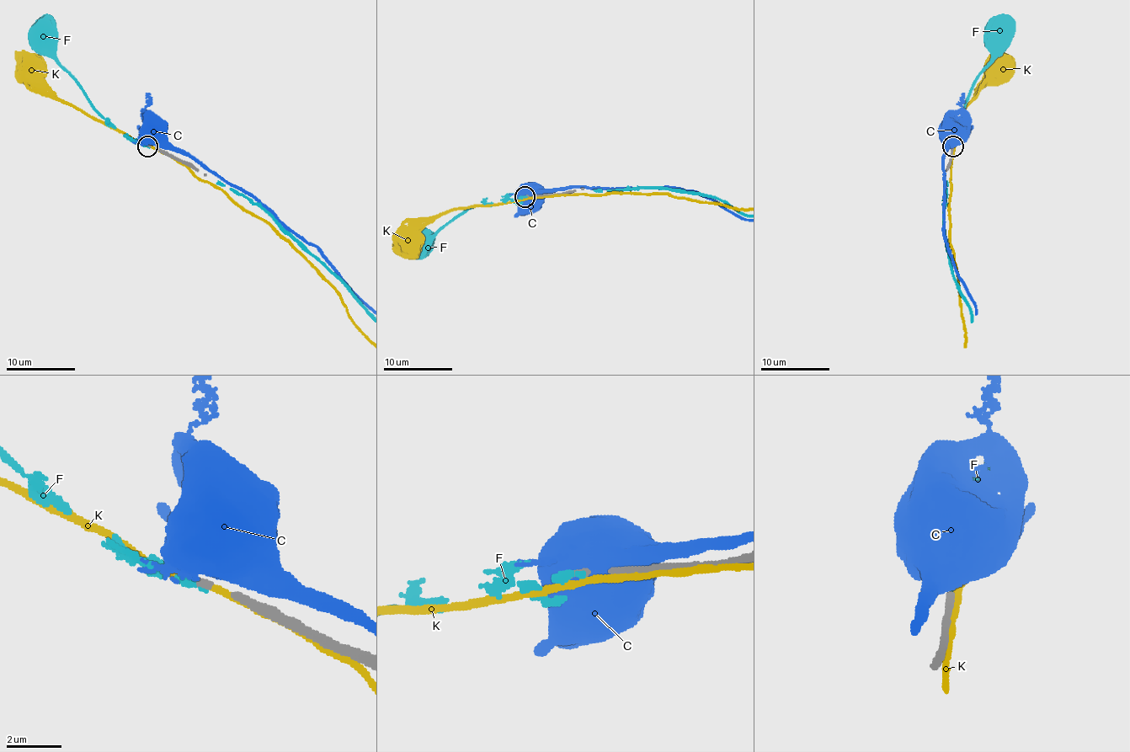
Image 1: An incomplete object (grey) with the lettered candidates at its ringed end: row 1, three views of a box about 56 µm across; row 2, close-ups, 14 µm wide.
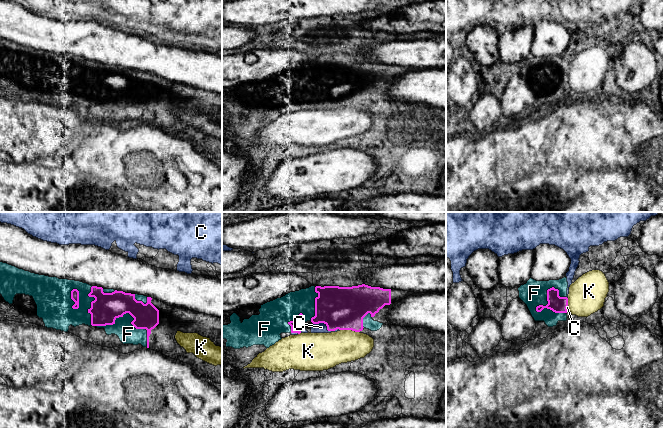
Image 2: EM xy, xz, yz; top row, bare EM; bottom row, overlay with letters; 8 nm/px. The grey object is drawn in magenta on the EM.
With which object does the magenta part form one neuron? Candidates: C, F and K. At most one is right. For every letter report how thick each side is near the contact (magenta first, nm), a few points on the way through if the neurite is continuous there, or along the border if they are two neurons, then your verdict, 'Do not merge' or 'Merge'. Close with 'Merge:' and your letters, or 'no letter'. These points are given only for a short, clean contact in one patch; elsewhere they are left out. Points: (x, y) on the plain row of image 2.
C: Thickness 340 nm (magenta) against 80 nm. Do not merge
F: Thickness 140 nm (magenta) against 200 nm. Merge
K: Thickness 340 nm (magenta) against 280 nm. Do not merge
Merge: F

